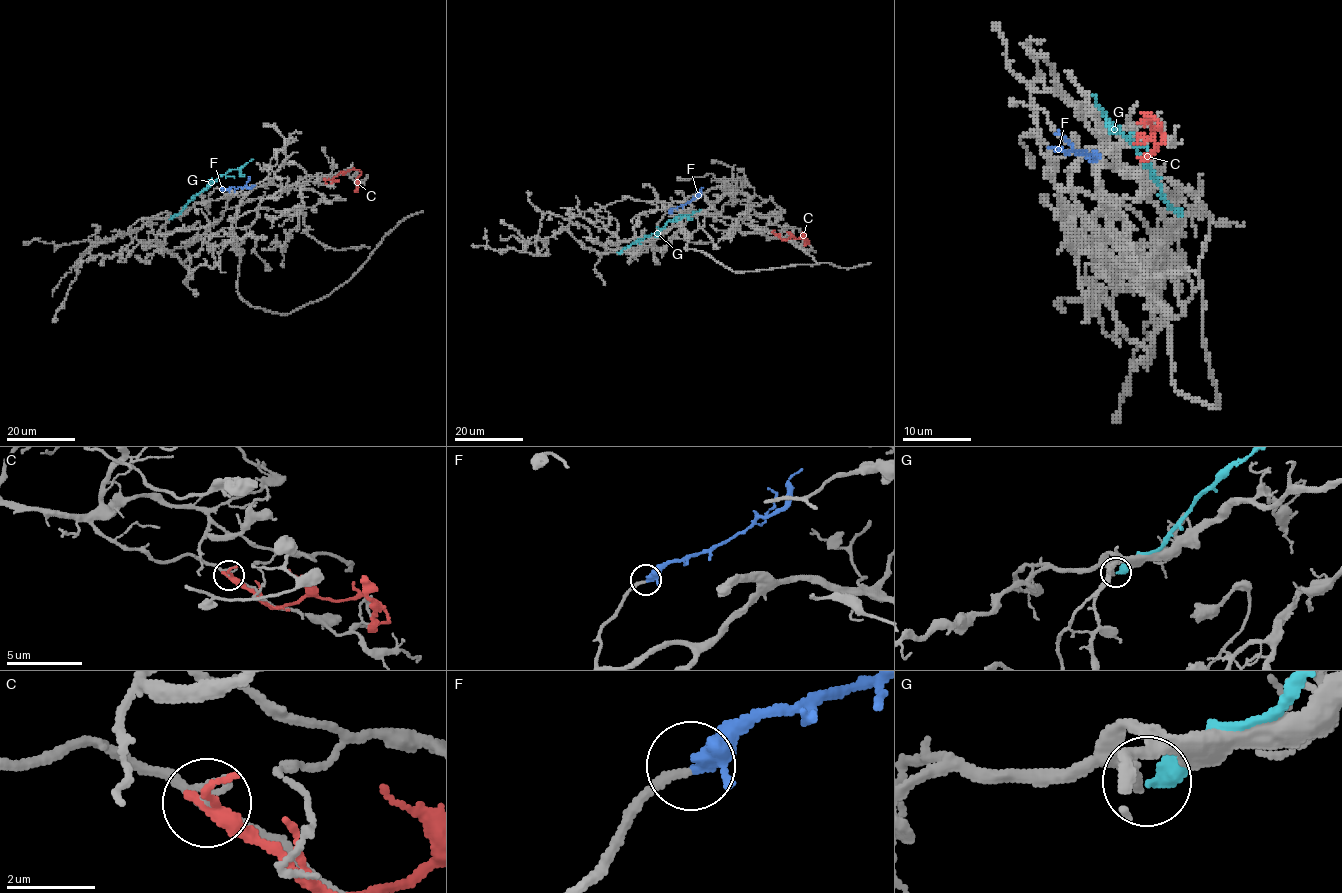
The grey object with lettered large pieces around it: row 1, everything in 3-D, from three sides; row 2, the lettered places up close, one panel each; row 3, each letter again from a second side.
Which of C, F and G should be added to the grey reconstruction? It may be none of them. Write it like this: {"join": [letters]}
{"join": ["F"]}

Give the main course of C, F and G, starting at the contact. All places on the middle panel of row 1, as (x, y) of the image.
C: (773, 232), (783, 240), (806, 238), (809, 242), (805, 244), (803, 232)
F: (668, 212), (696, 197), (703, 187)
G: (617, 253), (655, 234), (678, 216), (690, 215), (701, 209)

